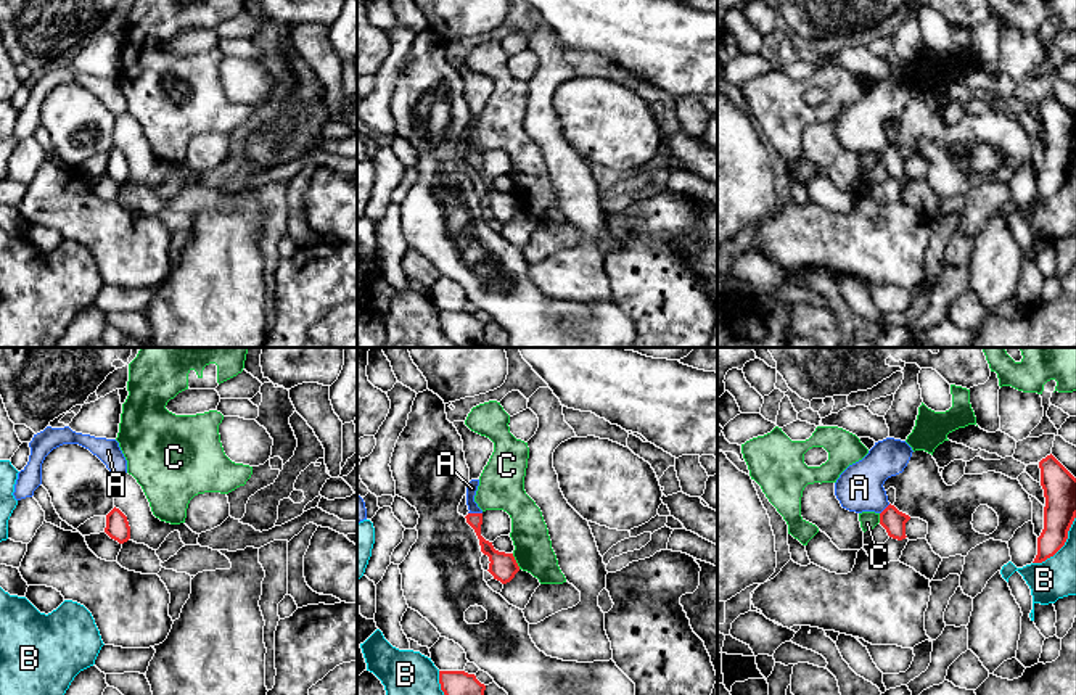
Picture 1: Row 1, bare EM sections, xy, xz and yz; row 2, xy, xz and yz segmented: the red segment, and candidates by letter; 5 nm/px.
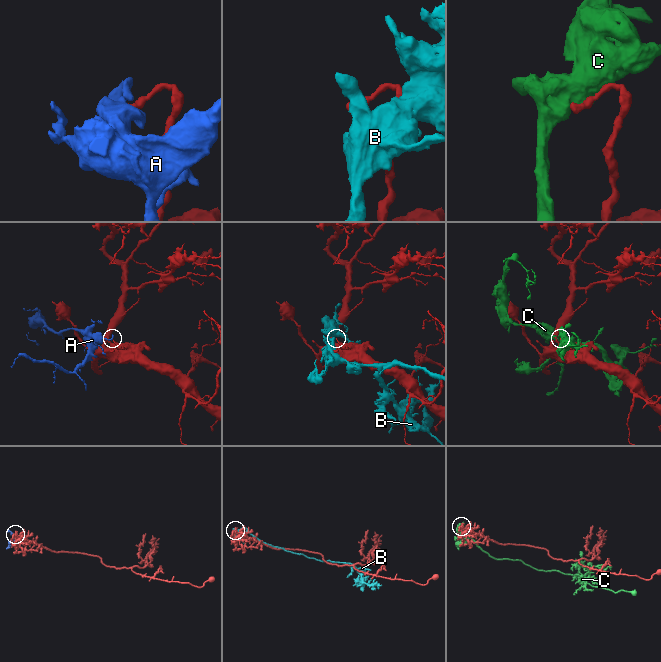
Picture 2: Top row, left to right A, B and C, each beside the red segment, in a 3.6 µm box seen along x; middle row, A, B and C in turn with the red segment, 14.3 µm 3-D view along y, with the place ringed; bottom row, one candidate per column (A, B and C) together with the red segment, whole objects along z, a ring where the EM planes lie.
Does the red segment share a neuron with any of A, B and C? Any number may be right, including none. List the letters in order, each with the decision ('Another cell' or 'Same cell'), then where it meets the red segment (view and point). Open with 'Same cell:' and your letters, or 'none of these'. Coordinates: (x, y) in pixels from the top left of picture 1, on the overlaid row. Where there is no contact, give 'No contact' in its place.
Same cell: none of these
A: Another cell. Touches red at xz (475, 514)
B: Another cell. Touches red at xz (439, 682)
C: Another cell. Touches red at xz (515, 562)

